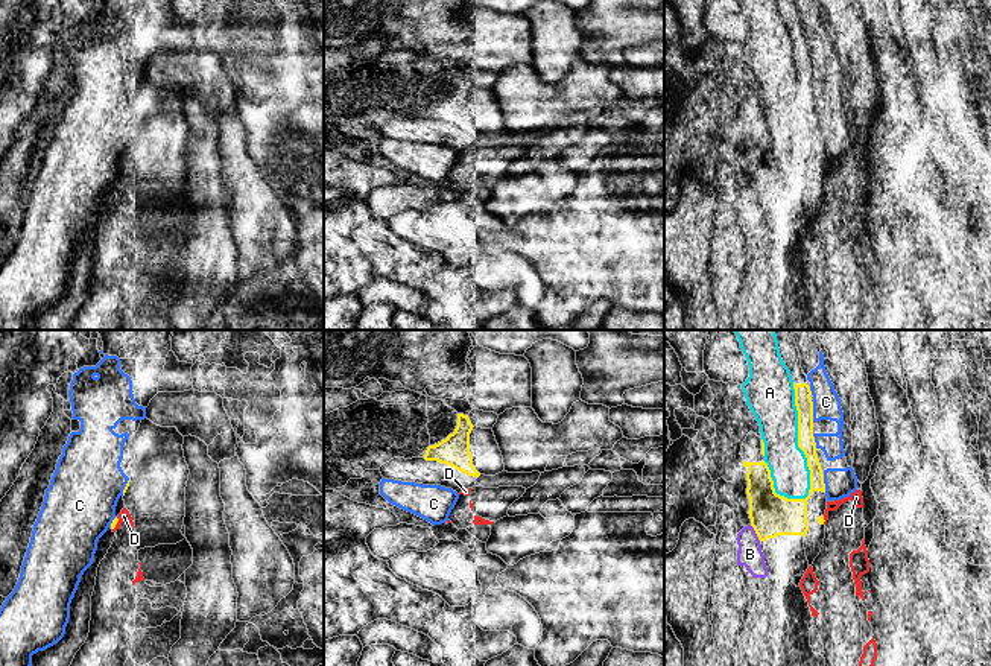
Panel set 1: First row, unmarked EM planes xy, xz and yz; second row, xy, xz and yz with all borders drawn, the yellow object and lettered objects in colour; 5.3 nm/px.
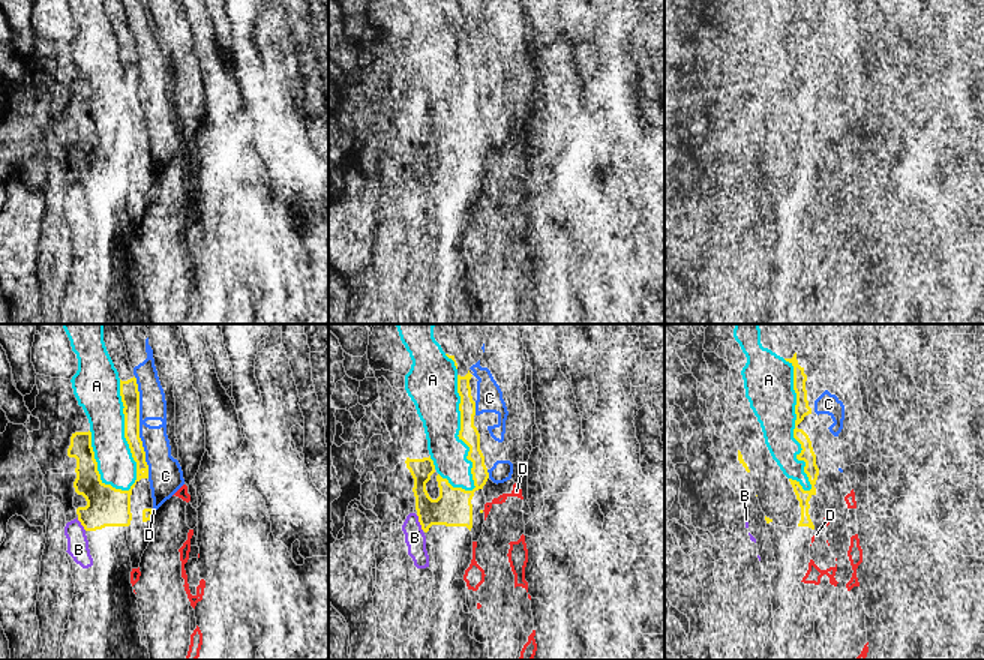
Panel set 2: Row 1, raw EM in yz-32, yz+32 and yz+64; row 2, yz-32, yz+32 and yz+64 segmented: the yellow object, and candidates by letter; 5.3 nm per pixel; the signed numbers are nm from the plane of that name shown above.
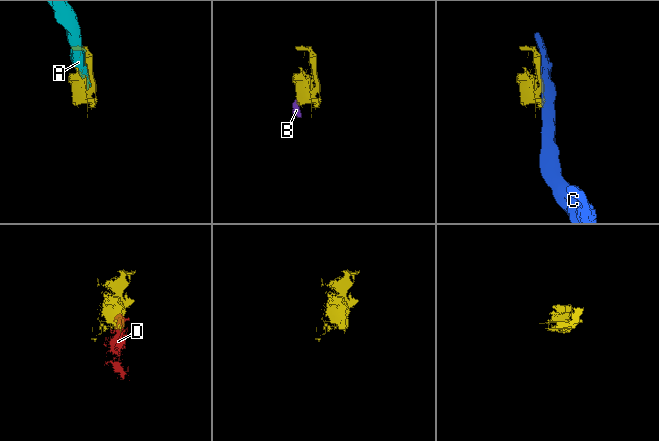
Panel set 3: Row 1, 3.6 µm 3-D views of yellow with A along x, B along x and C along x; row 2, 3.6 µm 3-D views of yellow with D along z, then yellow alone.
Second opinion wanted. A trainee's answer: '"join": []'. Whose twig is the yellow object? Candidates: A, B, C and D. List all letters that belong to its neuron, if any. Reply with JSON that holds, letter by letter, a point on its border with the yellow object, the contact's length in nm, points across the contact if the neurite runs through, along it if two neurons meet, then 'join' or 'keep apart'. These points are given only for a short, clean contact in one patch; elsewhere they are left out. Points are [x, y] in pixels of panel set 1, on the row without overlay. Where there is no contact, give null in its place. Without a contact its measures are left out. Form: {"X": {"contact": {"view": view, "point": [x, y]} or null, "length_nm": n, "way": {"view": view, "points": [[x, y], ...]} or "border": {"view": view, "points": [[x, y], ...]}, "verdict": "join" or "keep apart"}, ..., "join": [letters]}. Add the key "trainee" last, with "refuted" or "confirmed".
{"A": {"contact": {"view": "yz", "point": [798, 101]}, "length_nm": 650, "verdict": "join"}, "B": {"contact": {"view": "yz", "point": [756, 192]}, "length_nm": 110, "verdict": "keep apart"}, "C": {"contact": {"view": "yz", "point": [812, 70]}, "length_nm": 110, "verdict": "keep apart"}, "D": {"contact": {"view": "xy", "point": [116, 183]}, "length_nm": 80, "verdict": "keep apart"}, "join": ["A"], "trainee": "refuted"}

